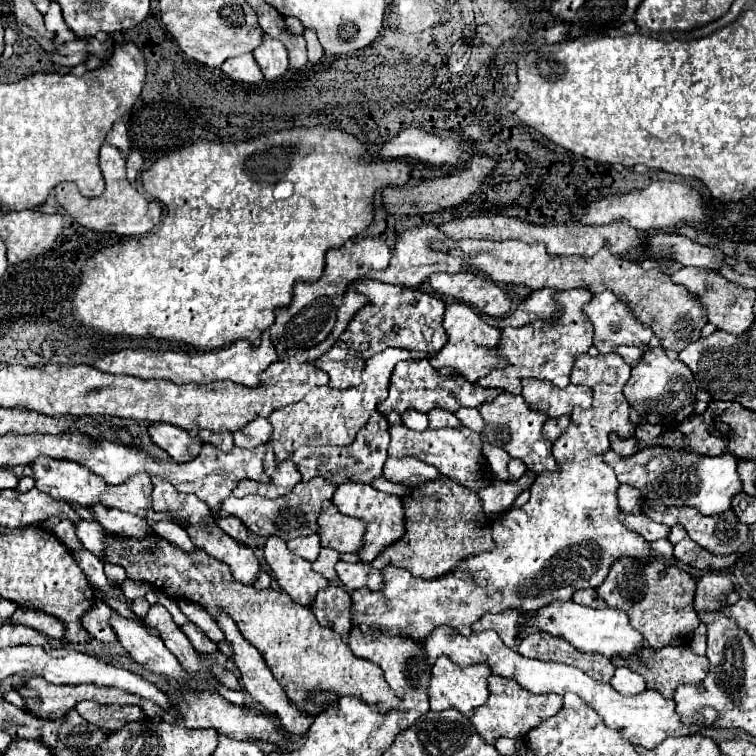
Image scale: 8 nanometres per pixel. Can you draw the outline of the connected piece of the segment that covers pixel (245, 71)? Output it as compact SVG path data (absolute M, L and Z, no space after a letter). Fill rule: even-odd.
M252 53L224 61L222 71L238 83L260 83L260 81L264 81L264 75L262 75Z

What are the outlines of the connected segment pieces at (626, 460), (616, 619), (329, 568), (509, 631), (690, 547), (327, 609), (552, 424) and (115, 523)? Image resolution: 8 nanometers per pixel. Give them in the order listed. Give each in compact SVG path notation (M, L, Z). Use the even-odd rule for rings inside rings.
M648 447L630 457L620 457L610 449L604 453L604 461L614 469L620 483L636 487L644 499L662 501L668 507L696 507L702 515L718 515L728 511L732 507L732 497L742 491L742 481L736 473L736 457L730 453L708 457L682 449Z
M552 601L550 605L544 605L542 609L538 609L532 617L528 617L524 621L526 627L536 627L540 631L552 633L554 637L562 637L568 643L572 643L576 649L584 649L584 651L596 651L604 657L614 657L614 655L622 655L628 657L632 653L636 653L636 649L644 643L644 637L630 625L628 615L624 615L618 609L592 609L586 605L578 605L574 601Z
M320 549L320 555L316 561L312 561L312 569L320 575L324 575L328 581L336 581L336 571L334 565L338 563L338 553L334 549Z
M508 611L508 613L498 613L498 615L484 615L480 617L480 621L476 621L472 625L474 631L484 631L484 629L492 629L500 635L500 639L504 641L506 647L514 647L516 645L516 633L518 633L518 611Z
M680 525L670 527L668 541L672 543L674 557L678 561L682 561L690 567L696 567L700 571L720 571L720 569L732 567L736 563L736 555L718 557L718 555L708 553L706 549L700 549L700 545L696 545Z
M328 585L316 595L316 601L312 603L310 609L314 611L322 627L328 627L338 635L348 635L352 627L350 607L352 607L350 595L338 585Z
M548 419L548 421L544 423L542 433L544 433L544 437L546 437L548 441L556 441L556 439L562 435L562 429L558 427L558 421L556 421L556 419Z
M94 503L88 509L92 511L94 521L100 523L104 527L104 531L110 535L126 535L126 537L140 539L140 537L146 537L150 533L146 521L132 515L132 513L124 513L120 509L106 507L102 503Z

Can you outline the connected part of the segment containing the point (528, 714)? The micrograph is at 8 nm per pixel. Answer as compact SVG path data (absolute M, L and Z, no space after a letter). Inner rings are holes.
M492 675L488 679L490 699L484 707L476 709L476 713L470 717L476 731L488 741L494 743L498 737L524 737L530 729L546 721L548 717L556 715L562 709L562 697L560 695L534 695L526 689L520 689L520 685L514 679Z

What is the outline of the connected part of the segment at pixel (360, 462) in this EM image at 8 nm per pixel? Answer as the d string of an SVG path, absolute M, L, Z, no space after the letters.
M372 413L372 417L360 429L352 445L348 447L302 447L302 449L296 449L290 459L298 467L302 481L310 481L312 477L320 475L328 479L332 485L340 485L344 481L372 483L374 477L382 475L382 467L388 457L386 447L388 447L388 423L384 421L384 415Z

